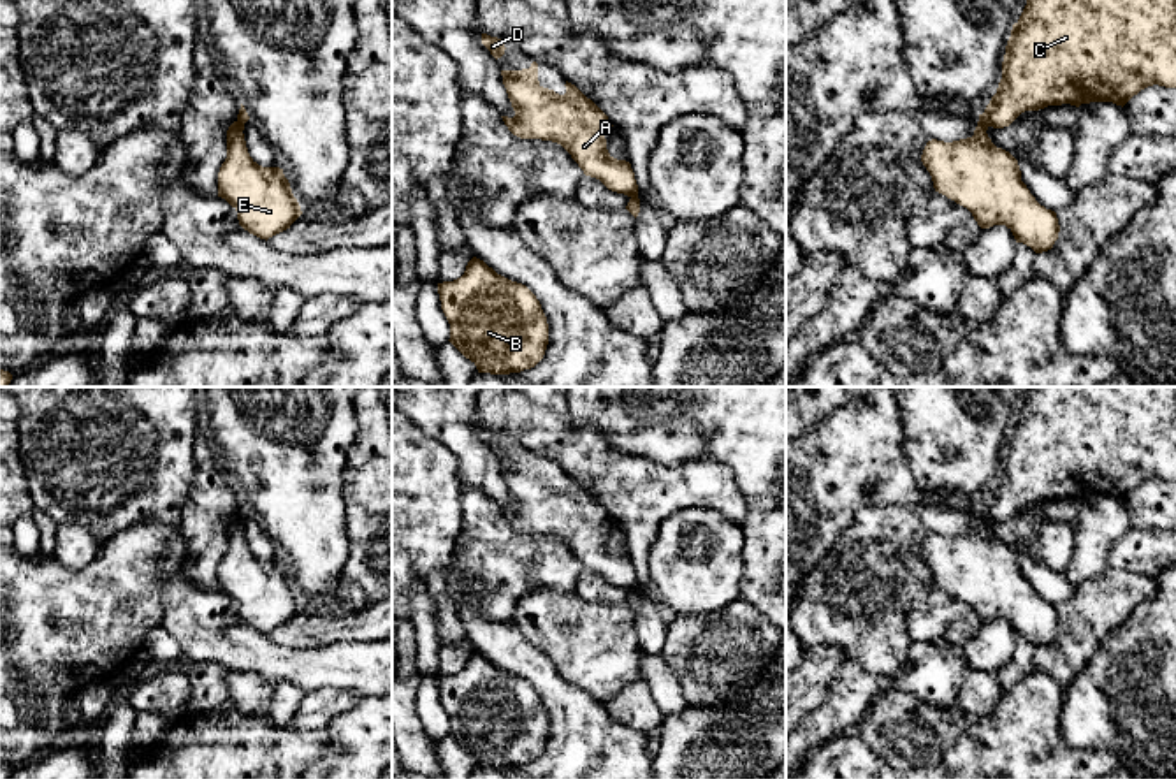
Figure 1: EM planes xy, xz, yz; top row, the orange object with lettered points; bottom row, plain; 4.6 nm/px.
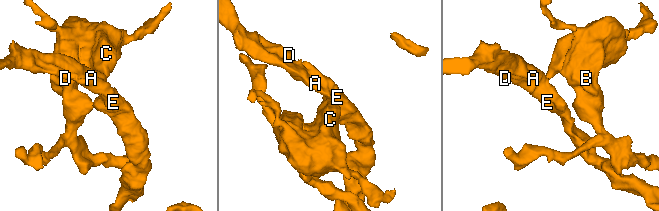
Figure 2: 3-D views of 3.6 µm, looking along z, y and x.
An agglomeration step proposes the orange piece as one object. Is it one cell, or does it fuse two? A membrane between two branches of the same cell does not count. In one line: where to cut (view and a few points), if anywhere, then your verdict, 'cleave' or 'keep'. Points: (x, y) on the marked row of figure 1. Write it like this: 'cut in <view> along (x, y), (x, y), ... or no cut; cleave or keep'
cut in yz along (981, 115), (988, 125); cleave

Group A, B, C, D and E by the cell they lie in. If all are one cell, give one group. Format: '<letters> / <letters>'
A D E / B C

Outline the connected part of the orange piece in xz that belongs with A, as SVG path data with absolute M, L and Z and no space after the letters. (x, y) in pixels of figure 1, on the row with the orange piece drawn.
M536 62L529 69L501 70L501 76L515 111L513 118L501 118L513 135L557 142L585 176L599 179L612 192L638 195L631 164L606 149L605 134L612 121L575 84L566 81L564 95L543 88Z

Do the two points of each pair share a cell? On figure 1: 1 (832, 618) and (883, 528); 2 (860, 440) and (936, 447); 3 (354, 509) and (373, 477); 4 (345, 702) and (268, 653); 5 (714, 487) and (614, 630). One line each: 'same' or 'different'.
1: same
2: different
3: same
4: different
5: different

